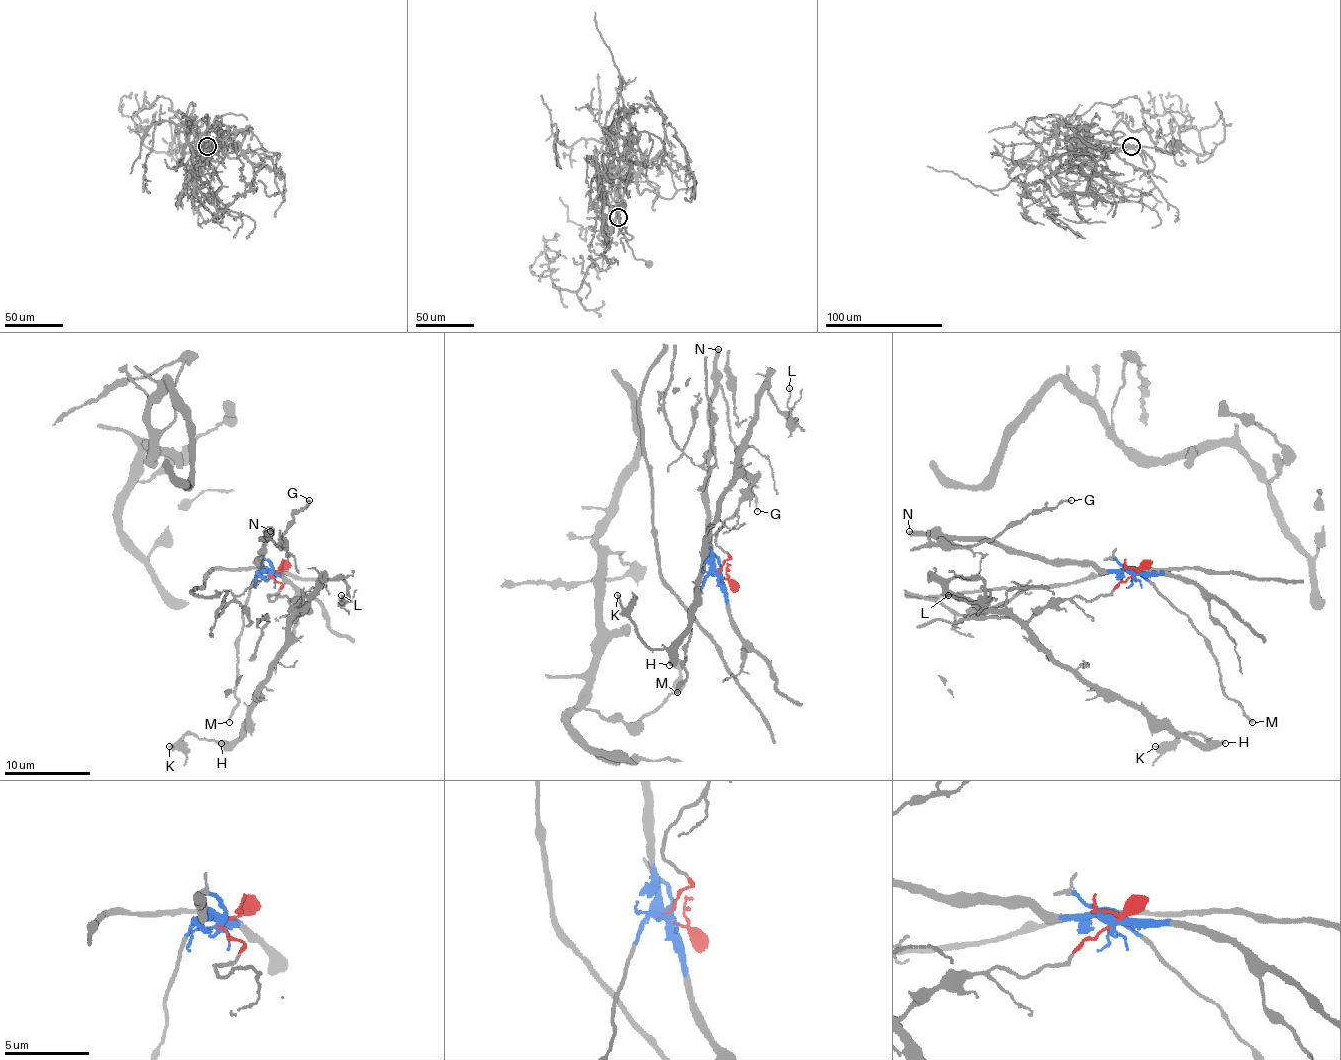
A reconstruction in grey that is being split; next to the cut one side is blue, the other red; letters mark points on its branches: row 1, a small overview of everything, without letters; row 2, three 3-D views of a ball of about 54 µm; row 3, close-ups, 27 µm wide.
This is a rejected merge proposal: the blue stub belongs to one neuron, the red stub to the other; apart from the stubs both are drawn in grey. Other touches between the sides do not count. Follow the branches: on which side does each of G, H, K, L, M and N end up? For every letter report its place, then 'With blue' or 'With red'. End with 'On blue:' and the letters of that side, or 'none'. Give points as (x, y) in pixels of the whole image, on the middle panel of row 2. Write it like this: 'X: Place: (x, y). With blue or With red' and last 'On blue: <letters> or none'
G: Place: (757, 511). With blue
H: Place: (669, 665). With red
K: Place: (617, 595). With red
L: Place: (789, 388). With red
M: Place: (677, 692). With blue
N: Place: (718, 349). With blue
On blue: G, M, N

